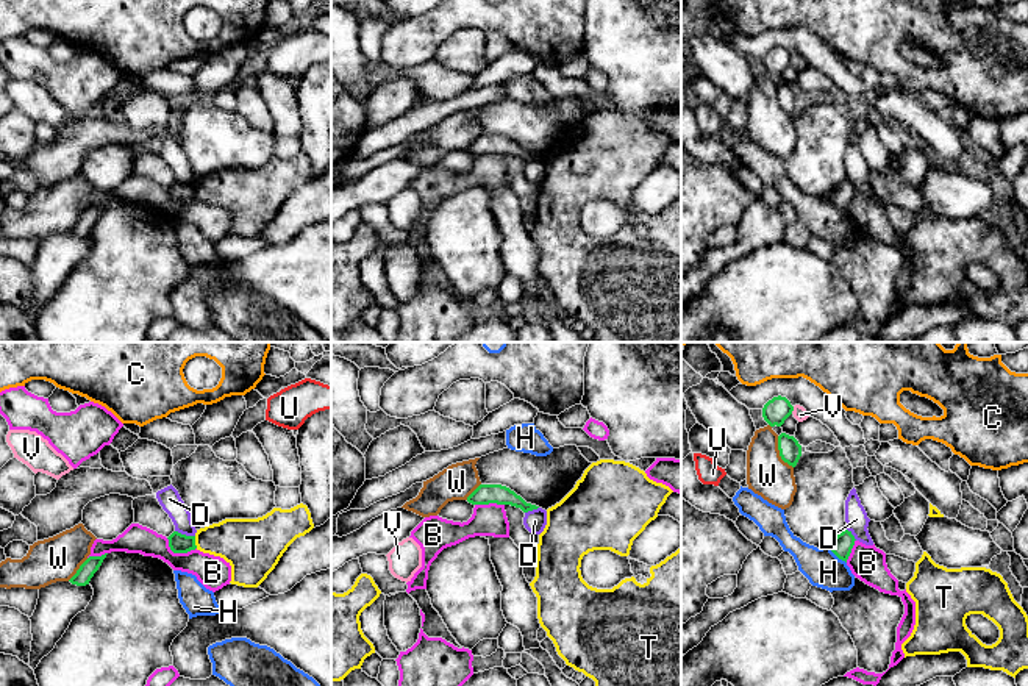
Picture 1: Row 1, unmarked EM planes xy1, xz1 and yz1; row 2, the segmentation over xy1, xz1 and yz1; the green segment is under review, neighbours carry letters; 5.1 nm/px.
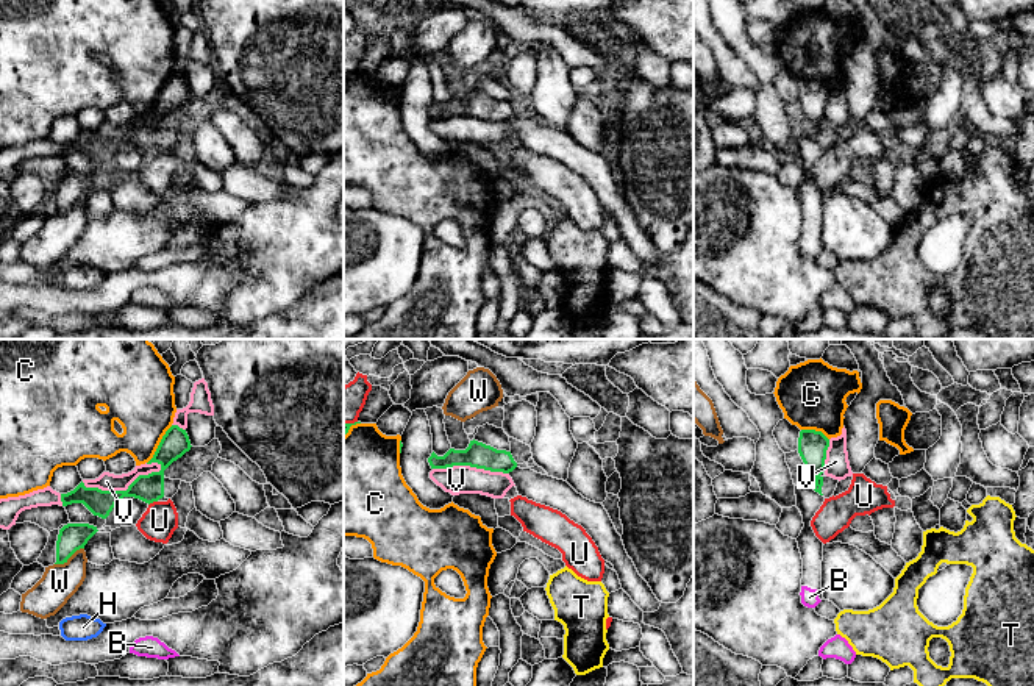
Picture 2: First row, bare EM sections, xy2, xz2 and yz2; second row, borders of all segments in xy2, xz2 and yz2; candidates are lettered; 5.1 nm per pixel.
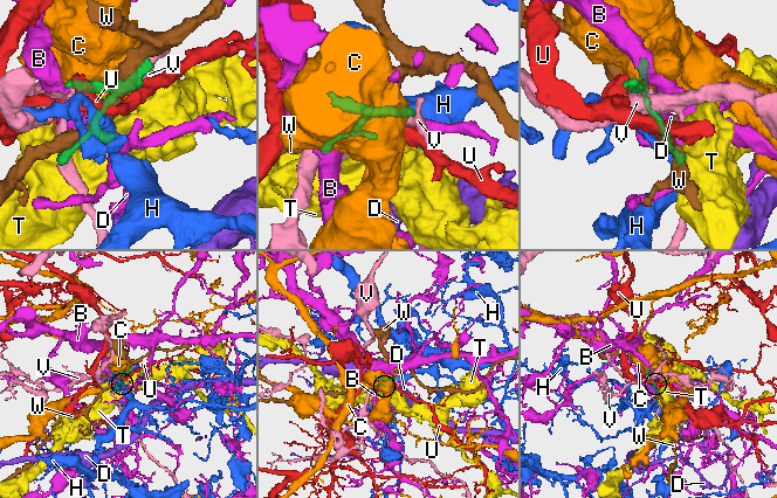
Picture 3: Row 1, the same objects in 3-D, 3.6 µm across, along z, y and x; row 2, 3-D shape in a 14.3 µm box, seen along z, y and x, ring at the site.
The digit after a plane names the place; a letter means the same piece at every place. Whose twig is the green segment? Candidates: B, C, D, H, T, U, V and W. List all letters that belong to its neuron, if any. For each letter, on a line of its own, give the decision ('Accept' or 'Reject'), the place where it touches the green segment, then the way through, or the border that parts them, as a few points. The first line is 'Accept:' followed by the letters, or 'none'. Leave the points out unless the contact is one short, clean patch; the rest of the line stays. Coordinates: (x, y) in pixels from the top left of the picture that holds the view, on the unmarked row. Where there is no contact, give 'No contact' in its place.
Accept: none
B: Reject. Touches green at xy1 (178, 202)
C: Reject. Touches green at xy2 (160, 94)
D: Reject. Touches green at xy1 (185, 185). Boundary: xy1 (175, 180), (194, 186)
H: Reject. Touches green at yz1 (836, 205). Boundary: yz1 (828, 196), (845, 213)
T: Reject. Touches green at xy1 (194, 192)
U: Reject. Touches green at xy2 (152, 152)
V: Reject. Touches green at xy2 (122, 141)
W: Reject. Touches green at yz1 (780, 103)

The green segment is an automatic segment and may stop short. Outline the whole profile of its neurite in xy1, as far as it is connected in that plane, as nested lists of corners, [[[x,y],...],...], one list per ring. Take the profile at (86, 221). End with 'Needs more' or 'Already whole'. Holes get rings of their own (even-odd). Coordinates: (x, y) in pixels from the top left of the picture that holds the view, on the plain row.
[[[108,203],[102,206],[89,206],[77,220],[77,223],[69,230],[72,234],[77,236],[86,236],[89,234],[91,228],[94,223],[98,220],[102,216],[103,209],[106,208]]]. Already whole

